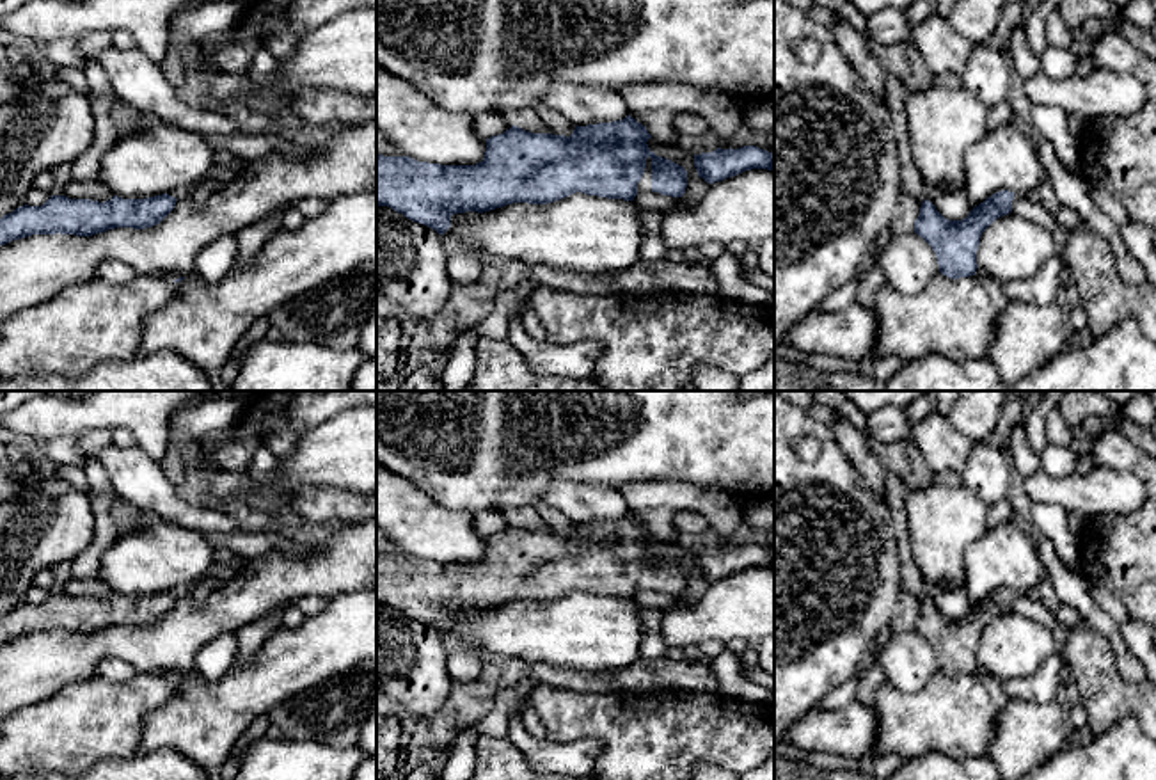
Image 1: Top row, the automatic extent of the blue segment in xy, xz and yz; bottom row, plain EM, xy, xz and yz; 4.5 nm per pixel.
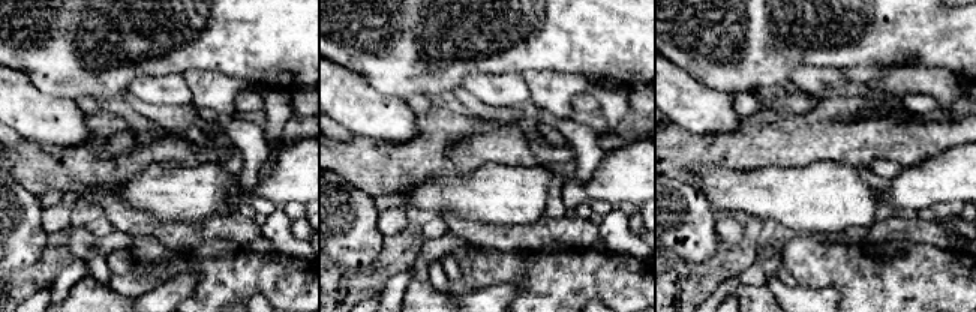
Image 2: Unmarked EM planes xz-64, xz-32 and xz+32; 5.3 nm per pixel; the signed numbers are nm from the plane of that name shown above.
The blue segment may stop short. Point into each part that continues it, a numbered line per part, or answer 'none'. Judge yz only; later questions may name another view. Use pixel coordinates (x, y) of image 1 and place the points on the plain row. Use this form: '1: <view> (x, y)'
1: yz (1021, 604)

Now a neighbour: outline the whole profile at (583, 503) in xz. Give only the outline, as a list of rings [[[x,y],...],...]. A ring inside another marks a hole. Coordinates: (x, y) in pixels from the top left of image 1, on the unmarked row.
[[[554,482],[543,489],[542,499],[575,524],[613,521],[629,513],[620,490],[604,485]]]

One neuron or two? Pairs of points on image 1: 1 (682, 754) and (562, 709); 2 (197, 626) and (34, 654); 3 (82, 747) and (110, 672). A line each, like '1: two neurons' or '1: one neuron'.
1: one neuron
2: one neuron
3: two neurons

